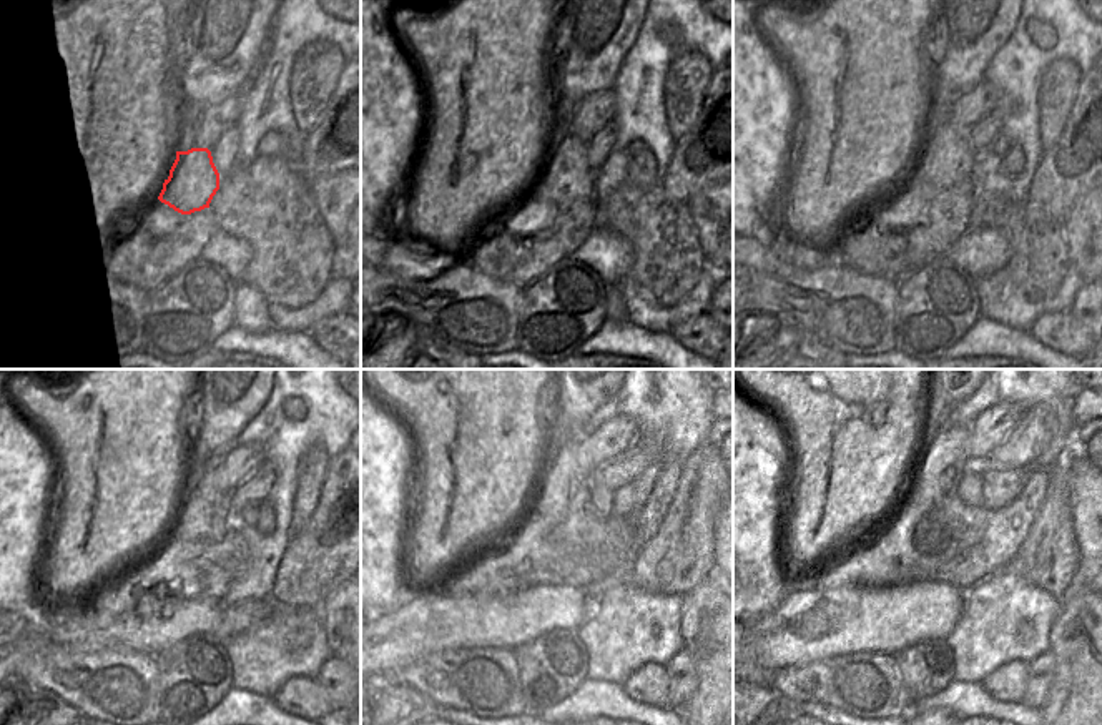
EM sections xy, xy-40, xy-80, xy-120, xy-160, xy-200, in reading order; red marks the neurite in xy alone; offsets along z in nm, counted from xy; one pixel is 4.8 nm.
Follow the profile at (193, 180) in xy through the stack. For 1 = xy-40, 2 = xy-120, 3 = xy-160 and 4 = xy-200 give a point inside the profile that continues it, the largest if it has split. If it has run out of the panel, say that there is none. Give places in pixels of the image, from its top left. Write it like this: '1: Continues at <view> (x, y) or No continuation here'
1: Continues at xy-40 (565, 177)
2: Continues at xy-120 (203, 517)
3: Continues at xy-160 (565, 489)
4: Continues at xy-200 (943, 456).

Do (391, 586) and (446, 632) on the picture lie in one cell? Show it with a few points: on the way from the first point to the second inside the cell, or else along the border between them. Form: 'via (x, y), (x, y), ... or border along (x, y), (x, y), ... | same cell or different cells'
border along (409, 589), (393, 609), (378, 616) | different cells

